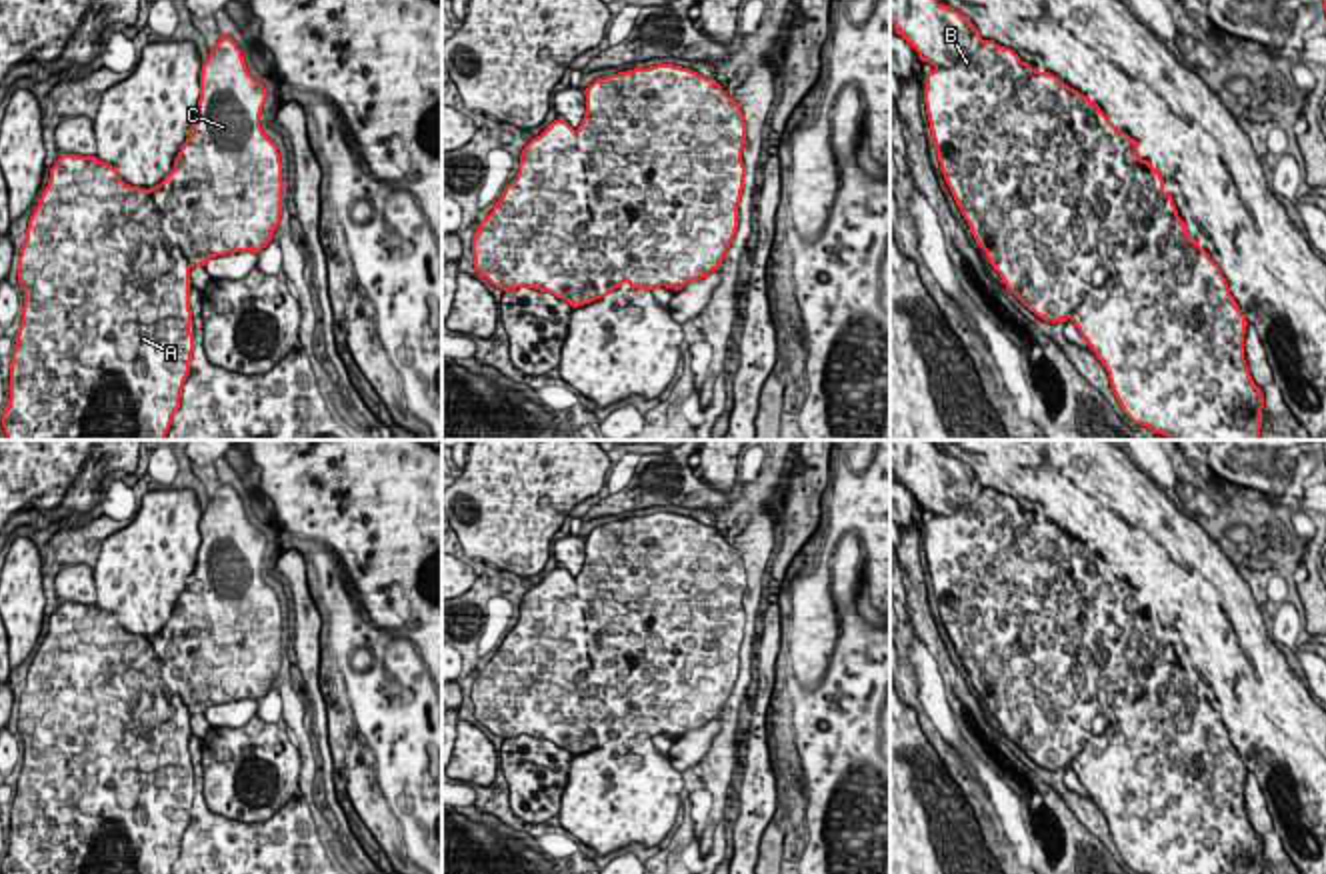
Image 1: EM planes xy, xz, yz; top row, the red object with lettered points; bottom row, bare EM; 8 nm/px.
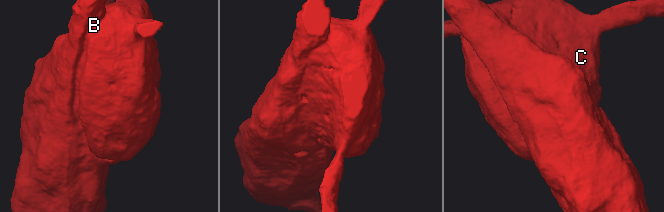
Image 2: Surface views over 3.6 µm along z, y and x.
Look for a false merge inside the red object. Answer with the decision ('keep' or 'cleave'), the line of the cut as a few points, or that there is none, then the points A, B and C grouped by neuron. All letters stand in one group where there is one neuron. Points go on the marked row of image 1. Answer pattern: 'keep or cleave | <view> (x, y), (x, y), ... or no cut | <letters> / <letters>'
cleave | xz (576, 130), (576, 146), (628, 214), (620, 268), (626, 280) | A / B C

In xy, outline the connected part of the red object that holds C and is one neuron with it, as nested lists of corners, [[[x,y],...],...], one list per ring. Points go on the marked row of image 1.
[[[220,36],[200,70],[200,100],[188,138],[174,158],[174,170],[148,188],[166,220],[168,238],[178,246],[190,268],[210,258],[254,252],[274,236],[282,216],[282,162],[278,146],[264,134],[260,114],[268,92],[246,68],[242,50],[230,36]]]

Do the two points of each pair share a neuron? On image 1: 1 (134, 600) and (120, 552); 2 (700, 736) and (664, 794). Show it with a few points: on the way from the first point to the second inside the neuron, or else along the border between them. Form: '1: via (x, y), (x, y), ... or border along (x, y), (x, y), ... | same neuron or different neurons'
1: via (132, 588), (132, 564) | same neuron
2: border along (666, 756), (680, 772) | different neurons

